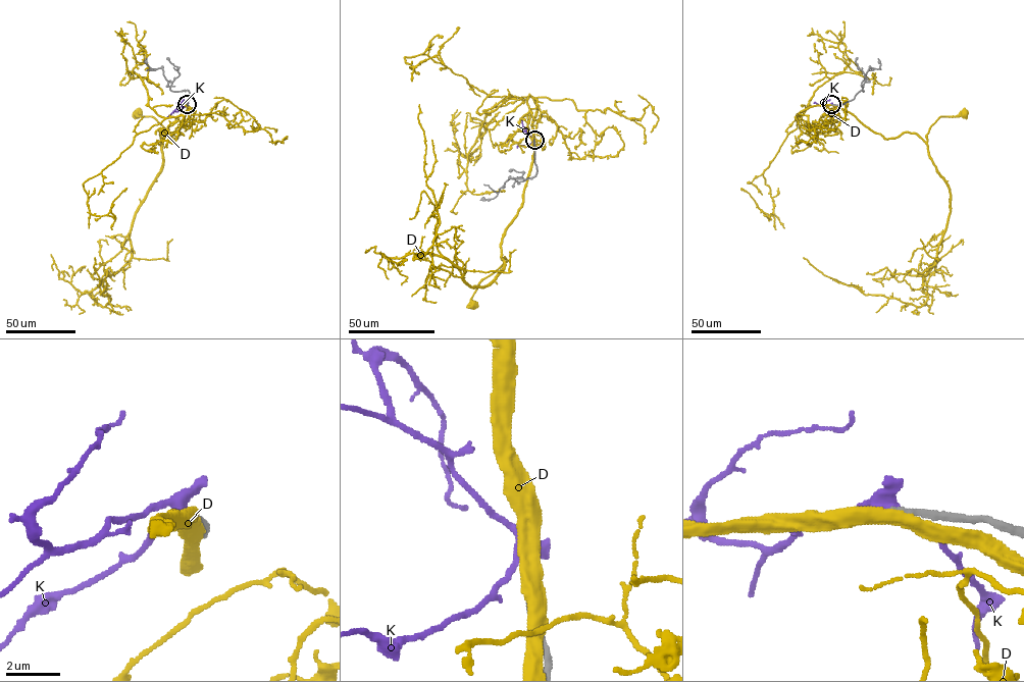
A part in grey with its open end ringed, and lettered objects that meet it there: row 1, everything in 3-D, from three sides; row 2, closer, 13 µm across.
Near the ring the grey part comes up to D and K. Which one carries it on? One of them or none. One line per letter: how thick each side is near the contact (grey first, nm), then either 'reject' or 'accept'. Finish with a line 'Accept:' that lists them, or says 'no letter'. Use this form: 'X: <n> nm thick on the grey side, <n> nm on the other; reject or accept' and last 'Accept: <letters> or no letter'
D: 320 nm thick on the grey side, 500 nm on the other; reject
K: 280 nm thick on the grey side, 400 nm on the other; reject
Accept: no letter

